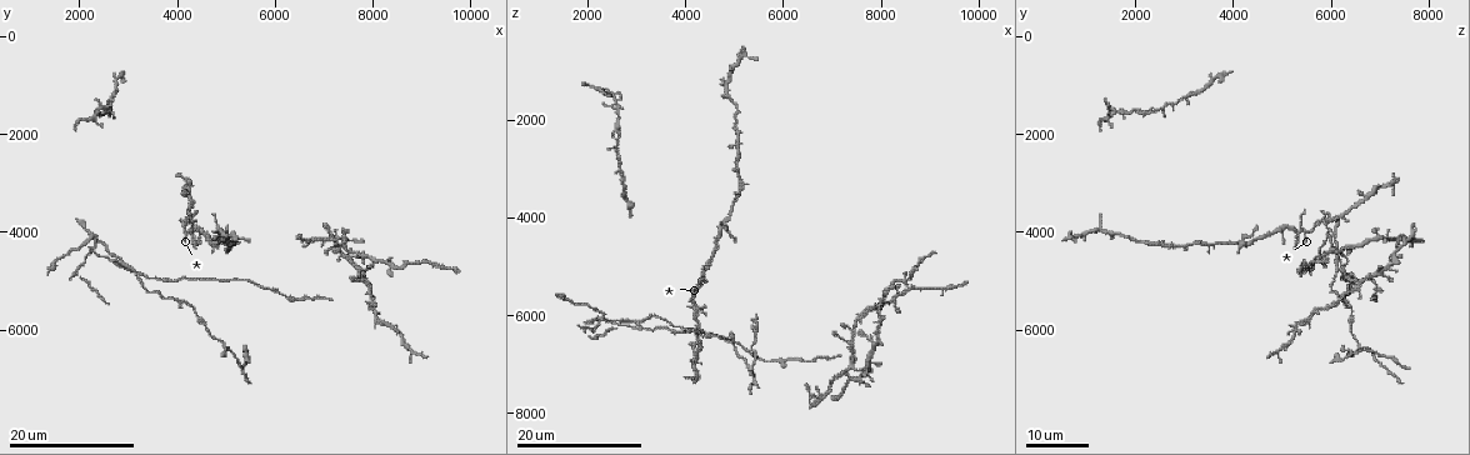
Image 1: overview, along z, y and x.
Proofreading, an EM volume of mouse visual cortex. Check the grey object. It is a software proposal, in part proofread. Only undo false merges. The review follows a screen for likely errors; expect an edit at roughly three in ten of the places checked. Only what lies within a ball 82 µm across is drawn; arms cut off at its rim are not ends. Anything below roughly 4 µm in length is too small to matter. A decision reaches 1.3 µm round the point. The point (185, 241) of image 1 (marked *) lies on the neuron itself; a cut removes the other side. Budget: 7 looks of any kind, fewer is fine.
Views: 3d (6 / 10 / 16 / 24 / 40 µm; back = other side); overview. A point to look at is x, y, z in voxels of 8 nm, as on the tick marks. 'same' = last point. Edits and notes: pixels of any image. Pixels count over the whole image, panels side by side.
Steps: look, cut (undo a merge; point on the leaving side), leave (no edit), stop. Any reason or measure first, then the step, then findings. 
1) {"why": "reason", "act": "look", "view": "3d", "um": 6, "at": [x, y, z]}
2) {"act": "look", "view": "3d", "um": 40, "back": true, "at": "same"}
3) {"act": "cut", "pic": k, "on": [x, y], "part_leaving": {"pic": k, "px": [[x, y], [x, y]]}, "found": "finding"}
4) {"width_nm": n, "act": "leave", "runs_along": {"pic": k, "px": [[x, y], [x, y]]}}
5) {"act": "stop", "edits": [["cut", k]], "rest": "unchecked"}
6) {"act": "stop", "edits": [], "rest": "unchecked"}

{"why": "three arms meet", "act": "look", "view": "3d", "um": 24, "at": [3100, 4750, 6150]}

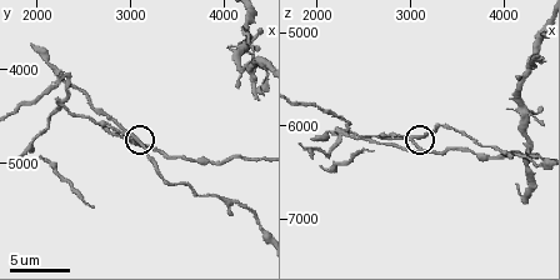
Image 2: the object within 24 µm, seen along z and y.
{"act": "look", "view": "3d", "um": 6, "at": [3050, 4750, 6100]}

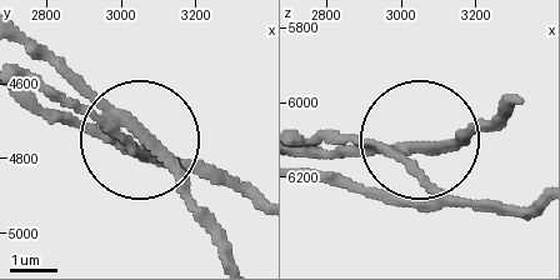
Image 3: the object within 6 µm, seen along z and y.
{"width_nm": 200, "act": "cut", "pic": 3, "on": [415, 203], "part_leaving": {"pic": 3, "px": [[386, 151], [454, 195], [538, 208]]}, "found": "two neurons meet here"}

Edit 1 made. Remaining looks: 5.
{"act": "look", "view": "overview"}

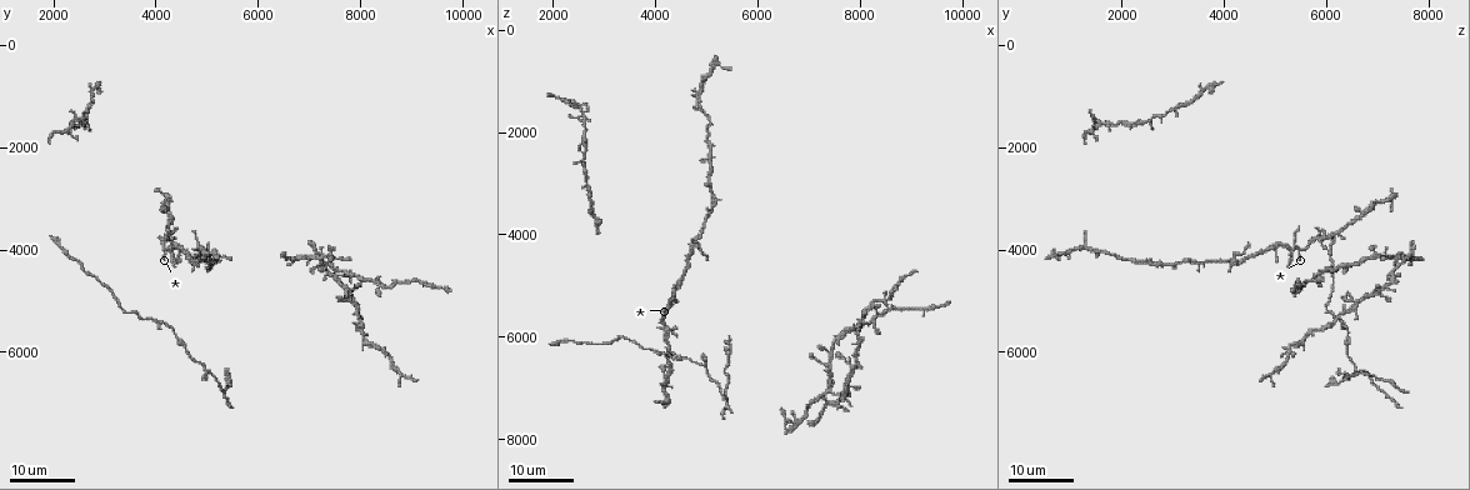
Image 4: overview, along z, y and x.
{"why": "side arm on a straight run", "act": "look", "view": "3d", "um": 24, "at": [5400, 6550, 7000]}

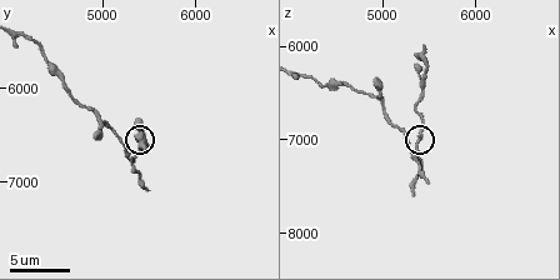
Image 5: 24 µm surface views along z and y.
{"why": "closer look", "act": "look", "view": "3d", "um": 10, "at": "same"}

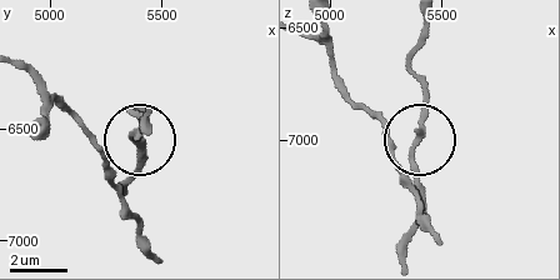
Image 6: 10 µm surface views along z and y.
{"side_arm_um": 5, "act": "leave", "found": "continuous, no second neuron"}

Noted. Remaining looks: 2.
{"act": "look", "view": "3d", "um": 16, "at": [4850, 3900, 1250]}

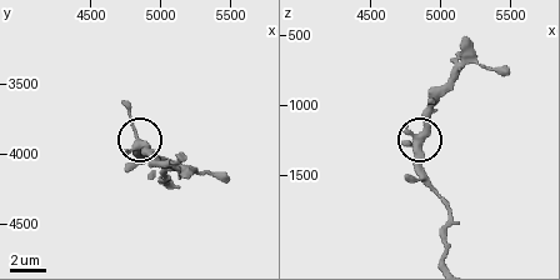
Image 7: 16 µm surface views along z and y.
{"act": "look", "view": "3d", "um": 10, "at": "same"}

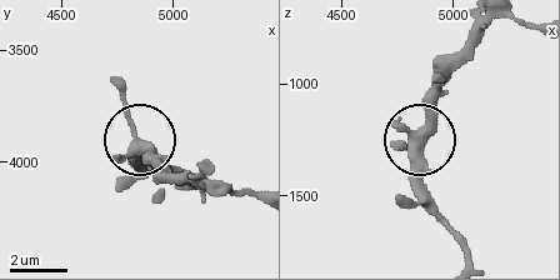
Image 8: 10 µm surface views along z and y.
{"width_nm": 330, "act": "leave", "found": "continuous, no second neuron"}

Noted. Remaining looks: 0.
{"act": "stop", "edits": [["cut", 3]], "rest": "unchecked"}

